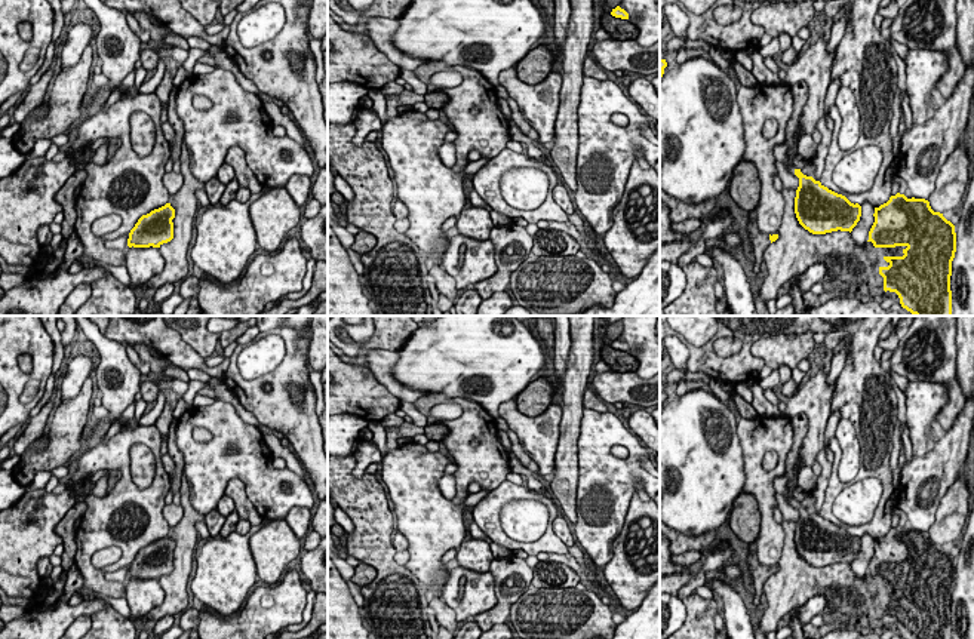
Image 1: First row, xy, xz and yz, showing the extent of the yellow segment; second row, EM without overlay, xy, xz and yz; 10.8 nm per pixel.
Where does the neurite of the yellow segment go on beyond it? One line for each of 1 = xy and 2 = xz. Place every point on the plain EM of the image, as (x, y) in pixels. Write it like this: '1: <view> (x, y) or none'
1: none
2: none

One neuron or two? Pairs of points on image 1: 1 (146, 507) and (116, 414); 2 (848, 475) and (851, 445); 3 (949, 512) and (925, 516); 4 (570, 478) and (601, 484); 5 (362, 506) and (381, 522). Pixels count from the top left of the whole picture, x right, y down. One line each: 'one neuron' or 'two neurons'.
1: two neurons
2: one neuron
3: two neurons
4: two neurons
5: one neuron

